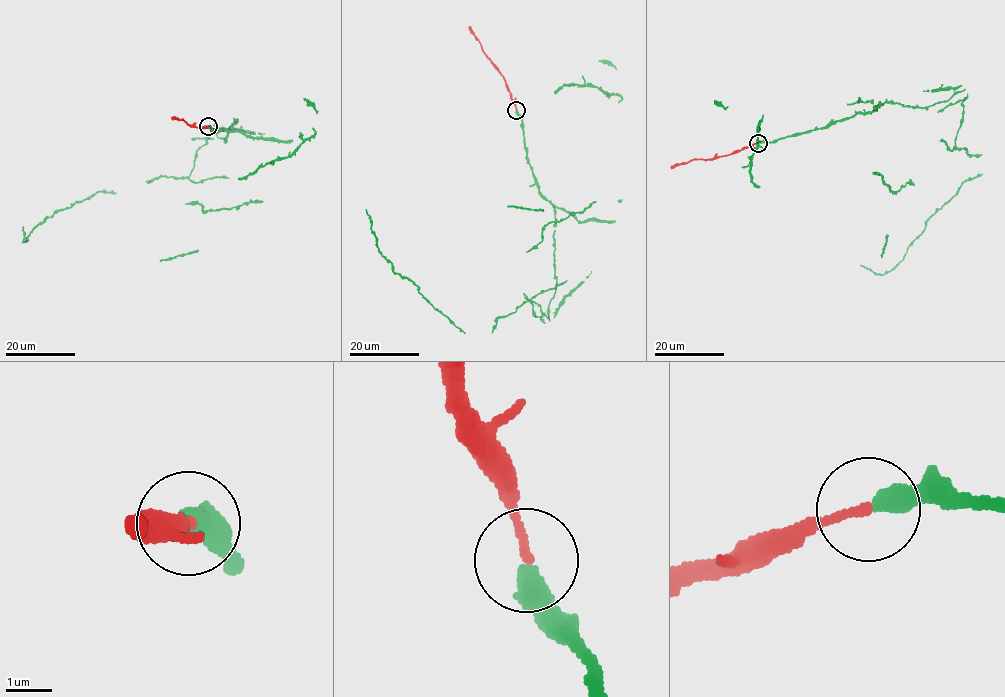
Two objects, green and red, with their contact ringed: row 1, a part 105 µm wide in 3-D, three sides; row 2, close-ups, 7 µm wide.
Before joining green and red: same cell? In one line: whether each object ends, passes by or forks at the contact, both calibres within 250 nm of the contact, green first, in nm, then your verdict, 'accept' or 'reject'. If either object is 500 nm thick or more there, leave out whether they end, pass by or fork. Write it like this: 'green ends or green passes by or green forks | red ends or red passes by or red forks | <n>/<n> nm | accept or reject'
green ends | red ends | 460/190 nm | accept

